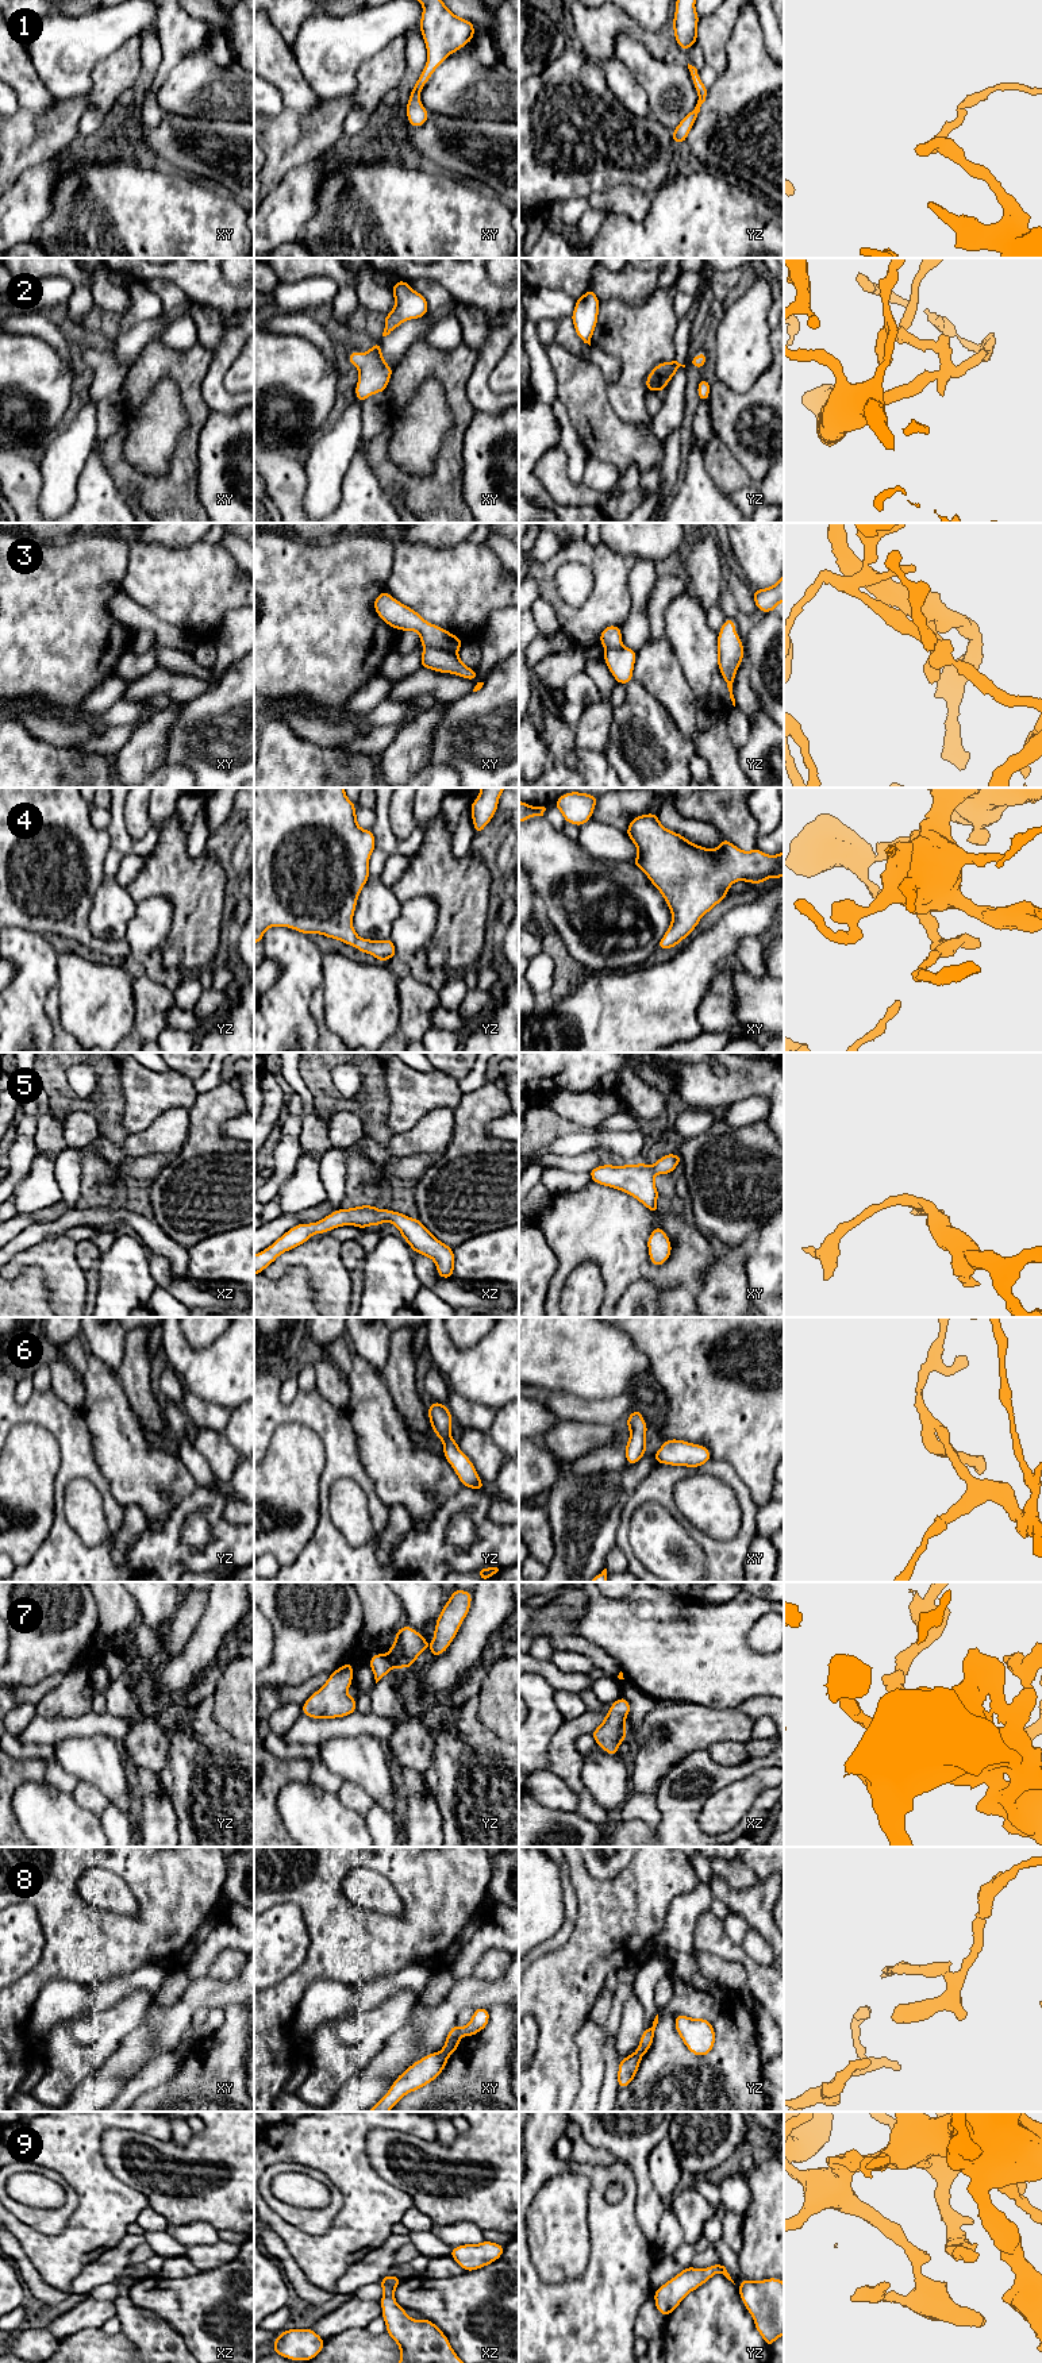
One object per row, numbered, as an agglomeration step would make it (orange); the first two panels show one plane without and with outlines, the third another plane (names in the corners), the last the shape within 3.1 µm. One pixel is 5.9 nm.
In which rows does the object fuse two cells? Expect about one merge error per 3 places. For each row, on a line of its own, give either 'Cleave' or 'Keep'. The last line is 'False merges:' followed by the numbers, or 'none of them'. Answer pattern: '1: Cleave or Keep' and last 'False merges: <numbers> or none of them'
1: Keep
2: Keep
3: Cleave
4: Keep
5: Keep
6: Keep
7: Keep
8: Cleave
9: Keep
False merges: 3, 8

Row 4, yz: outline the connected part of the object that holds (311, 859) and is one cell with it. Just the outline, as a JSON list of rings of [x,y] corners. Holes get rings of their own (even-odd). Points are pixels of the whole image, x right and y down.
[[[254,788],[254,944],[261,943],[268,928],[288,927],[305,935],[319,934],[330,939],[338,939],[361,952],[376,957],[378,962],[396,957],[396,948],[391,938],[385,940],[362,939],[353,927],[357,900],[370,877],[369,859],[374,848],[374,834],[372,830],[362,830],[357,824],[355,804],[347,798],[345,788]]]

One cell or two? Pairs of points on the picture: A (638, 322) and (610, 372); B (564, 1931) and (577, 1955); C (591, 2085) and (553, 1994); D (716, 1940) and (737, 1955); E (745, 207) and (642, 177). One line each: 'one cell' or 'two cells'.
A: two cells
B: two cells
C: two cells
D: one cell
E: two cells

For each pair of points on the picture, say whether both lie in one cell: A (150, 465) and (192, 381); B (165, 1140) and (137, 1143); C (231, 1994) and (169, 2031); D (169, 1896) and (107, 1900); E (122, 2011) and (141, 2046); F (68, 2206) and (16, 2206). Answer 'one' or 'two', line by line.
A: two
B: one
C: one
D: two
E: two
F: one

